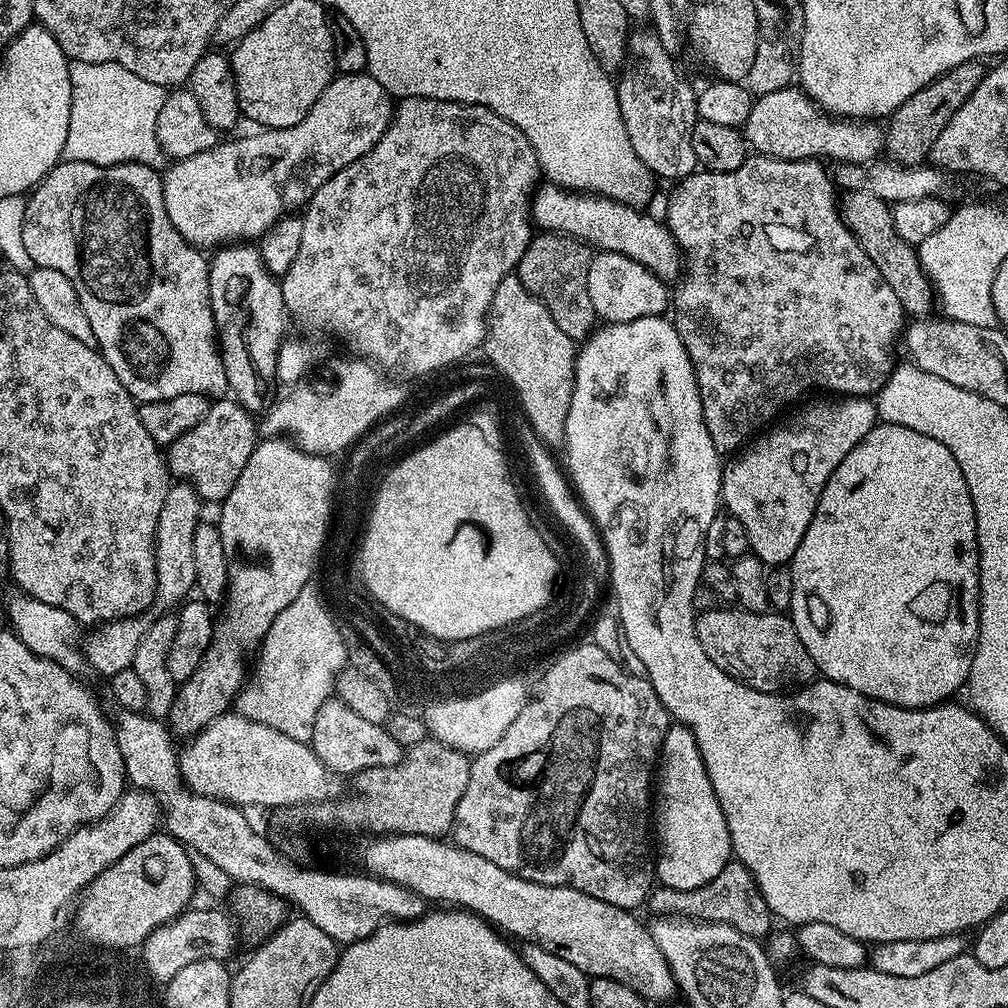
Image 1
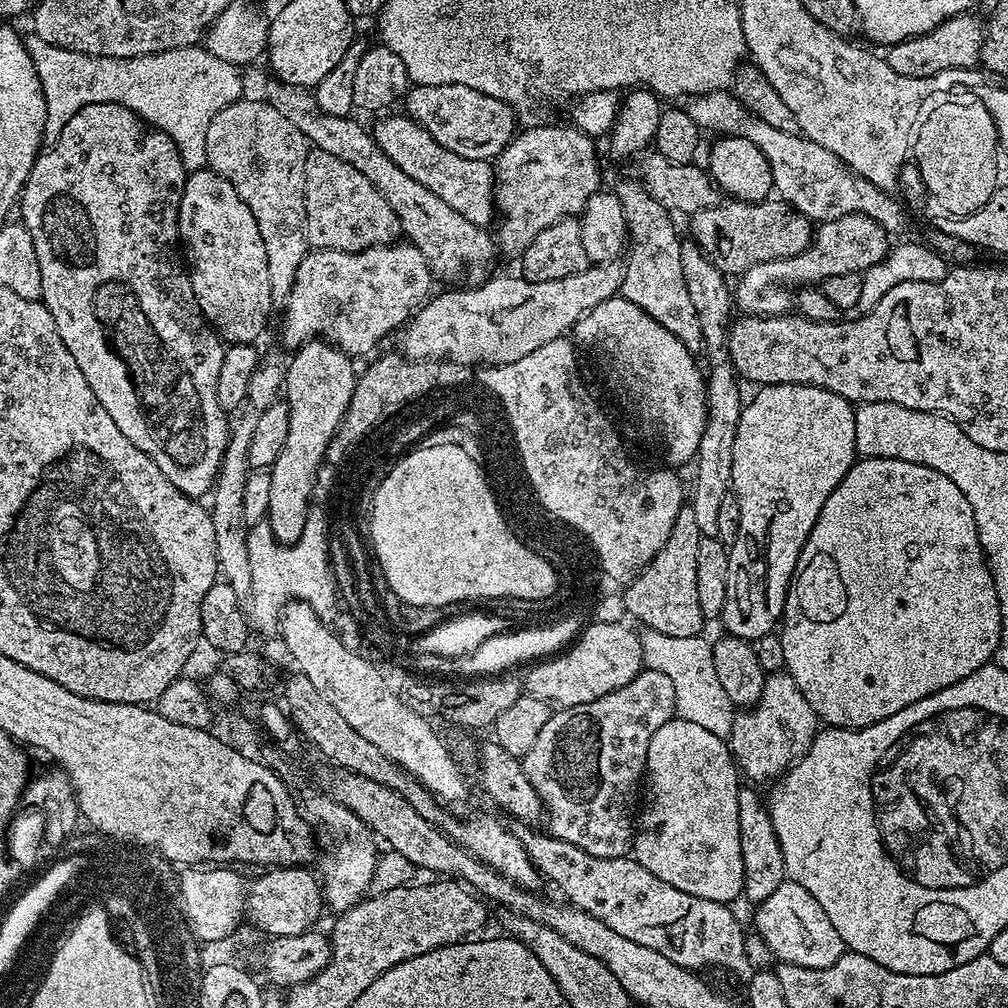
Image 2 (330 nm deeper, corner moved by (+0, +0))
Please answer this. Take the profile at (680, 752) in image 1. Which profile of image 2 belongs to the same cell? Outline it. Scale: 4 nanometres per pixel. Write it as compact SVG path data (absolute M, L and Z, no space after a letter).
M679 718L660 726L650 742L646 799L638 816L631 855L646 866L654 878L662 878L662 882L678 890L686 890L686 894L694 894L694 898L706 898L726 905L731 905L732 900L739 901L744 890L742 842L738 834L738 794L742 787L739 779L741 777L725 737L710 734L710 730Z

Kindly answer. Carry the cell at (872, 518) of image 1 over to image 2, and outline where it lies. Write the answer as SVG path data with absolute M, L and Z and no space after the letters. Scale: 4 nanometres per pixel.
M877 456L857 459L834 494L826 498L826 506L822 506L822 514L818 514L818 522L814 522L814 530L810 530L810 538L804 543L800 561L796 563L796 575L788 589L782 627L778 632L782 638L782 650L786 650L784 668L794 678L798 690L802 690L817 717L833 728L865 728L890 718L890 714L898 714L898 710L938 690L946 690L946 686L954 686L954 682L962 682L962 678L984 667L995 657L1001 634L1002 614L994 578L988 569L988 561L984 559L974 522L974 510L970 502L966 502L966 494L962 494L962 490L958 490L958 486L954 486L946 474L938 474L938 470L925 464Z

